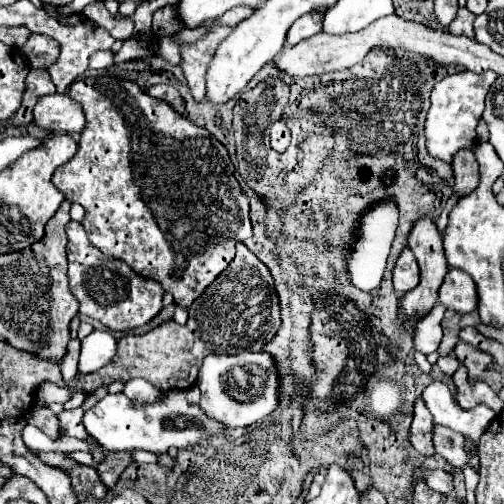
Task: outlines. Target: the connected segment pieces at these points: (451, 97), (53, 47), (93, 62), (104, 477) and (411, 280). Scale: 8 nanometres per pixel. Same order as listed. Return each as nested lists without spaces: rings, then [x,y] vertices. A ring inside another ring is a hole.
[[[469,70],[445,76],[441,82],[433,86],[431,92],[431,108],[425,122],[425,136],[427,136],[427,150],[431,156],[451,162],[453,154],[459,148],[465,148],[477,140],[477,124],[481,120],[481,112],[485,106],[485,94],[489,86],[495,82],[497,74],[487,70],[483,74],[475,74]]]
[[[31,34],[27,44],[21,48],[21,54],[27,58],[27,64],[31,68],[47,70],[55,64],[55,58],[59,58],[59,44],[43,34]]]
[[[103,50],[103,52],[95,52],[89,59],[89,69],[108,69],[113,66],[115,54],[111,50]]]
[[[111,452],[111,454],[107,454],[105,460],[97,466],[97,472],[99,472],[101,482],[111,490],[111,488],[117,484],[121,472],[123,472],[131,462],[133,462],[133,460],[131,460],[131,452]]]
[[[405,248],[393,270],[393,286],[397,292],[405,294],[413,290],[417,284],[419,284],[419,264],[411,248]]]

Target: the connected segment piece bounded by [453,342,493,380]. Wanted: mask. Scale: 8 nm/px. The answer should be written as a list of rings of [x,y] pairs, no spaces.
[[[459,342],[459,344],[455,346],[455,352],[453,352],[453,354],[457,356],[459,362],[463,362],[463,364],[467,366],[471,380],[479,378],[479,376],[493,364],[493,356],[491,356],[491,354],[481,352],[479,348],[469,346],[469,344],[465,344],[465,342]]]

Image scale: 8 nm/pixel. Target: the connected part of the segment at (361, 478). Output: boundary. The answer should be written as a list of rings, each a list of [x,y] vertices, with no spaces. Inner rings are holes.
[[[351,470],[351,474],[353,474],[353,478],[355,478],[355,482],[357,482],[357,488],[359,488],[361,492],[367,492],[369,488],[373,488],[373,480],[371,480],[367,474],[363,474],[361,470]]]

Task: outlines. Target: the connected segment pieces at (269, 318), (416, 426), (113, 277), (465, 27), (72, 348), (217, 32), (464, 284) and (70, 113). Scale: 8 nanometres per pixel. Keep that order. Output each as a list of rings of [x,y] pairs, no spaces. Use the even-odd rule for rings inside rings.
[[[239,242],[237,246],[237,254],[233,258],[233,262],[219,274],[219,278],[215,278],[215,282],[211,282],[211,286],[207,286],[207,290],[191,304],[189,310],[189,322],[185,326],[177,324],[175,320],[167,320],[163,324],[159,324],[157,328],[153,328],[147,334],[129,334],[123,336],[117,342],[117,356],[113,358],[111,364],[107,364],[105,368],[97,370],[95,374],[89,376],[75,376],[71,382],[67,382],[69,388],[75,390],[85,390],[85,392],[93,392],[97,386],[101,384],[111,384],[113,380],[121,380],[127,382],[131,378],[145,378],[149,380],[155,388],[159,390],[171,390],[171,388],[191,388],[193,382],[197,380],[199,374],[199,366],[203,362],[203,358],[207,354],[241,354],[241,352],[261,352],[263,346],[275,338],[277,330],[281,328],[281,306],[279,306],[279,296],[275,290],[275,282],[273,276],[269,272],[269,268],[245,246]]]
[[[421,398],[415,400],[415,412],[413,412],[413,424],[409,428],[409,442],[413,444],[415,450],[421,454],[429,456],[433,454],[433,444],[431,444],[431,432],[433,432],[433,416],[429,414],[425,402]]]
[[[75,220],[67,224],[67,260],[69,260],[69,288],[79,300],[79,314],[103,322],[111,330],[131,330],[147,324],[163,308],[163,288],[159,282],[135,274],[123,260],[105,256],[91,246],[83,226]]]
[[[459,8],[455,22],[449,26],[449,32],[451,34],[465,34],[471,38],[473,36],[473,20],[475,20],[473,12],[469,12],[467,8]]]
[[[78,338],[71,339],[67,346],[67,354],[60,365],[61,373],[65,381],[69,381],[78,372],[80,349],[81,341]]]
[[[221,26],[211,30],[205,38],[197,40],[195,44],[183,46],[181,48],[181,66],[185,72],[185,78],[189,82],[191,94],[195,96],[195,100],[203,100],[205,96],[205,76],[207,76],[207,66],[217,50],[217,46],[225,40],[225,36],[231,32],[233,28]]]
[[[449,268],[439,290],[439,302],[447,310],[455,310],[459,314],[473,312],[477,308],[479,296],[477,296],[475,282],[471,280],[471,276],[463,270]]]
[[[47,94],[37,102],[33,122],[51,132],[73,134],[83,130],[85,116],[79,102],[73,102],[67,94]]]

